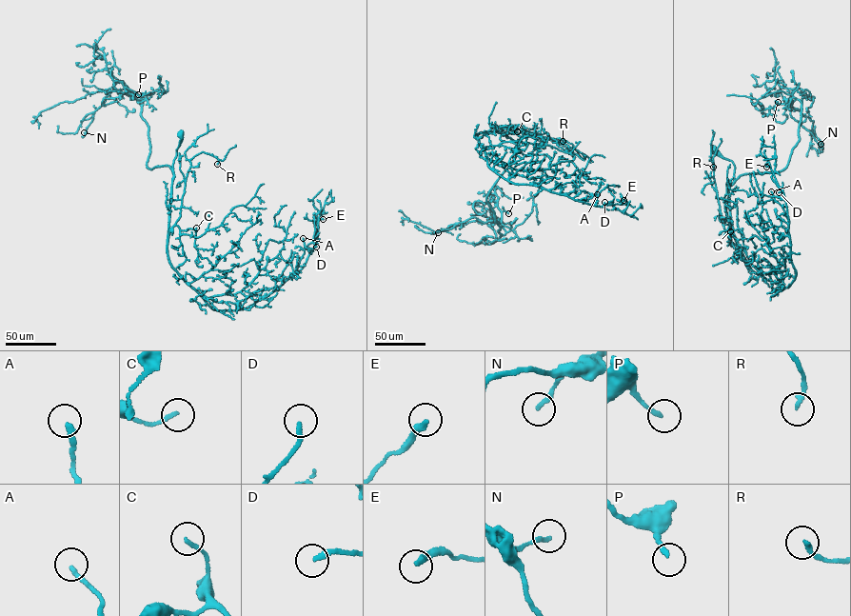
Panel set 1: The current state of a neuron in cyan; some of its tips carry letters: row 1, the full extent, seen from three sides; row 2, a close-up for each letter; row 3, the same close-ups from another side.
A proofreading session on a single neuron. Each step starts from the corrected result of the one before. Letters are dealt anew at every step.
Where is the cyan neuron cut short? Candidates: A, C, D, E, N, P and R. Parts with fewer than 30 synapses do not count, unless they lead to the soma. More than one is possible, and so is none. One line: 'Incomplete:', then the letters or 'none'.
Incomplete: A, C

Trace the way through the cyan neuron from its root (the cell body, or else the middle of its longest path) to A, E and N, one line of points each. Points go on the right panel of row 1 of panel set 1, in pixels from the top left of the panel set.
A: (713, 149), (734, 166), (730, 220), (742, 257), (753, 271), (787, 287), (796, 272), (788, 220), (771, 191)
E: (713, 149), (734, 166), (730, 220), (742, 257), (753, 271), (787, 287), (796, 272), (786, 205), (766, 167)
N: (713, 149), (733, 162), (735, 180), (783, 169), (799, 140), (803, 91), (797, 87), (791, 116), (821, 144)

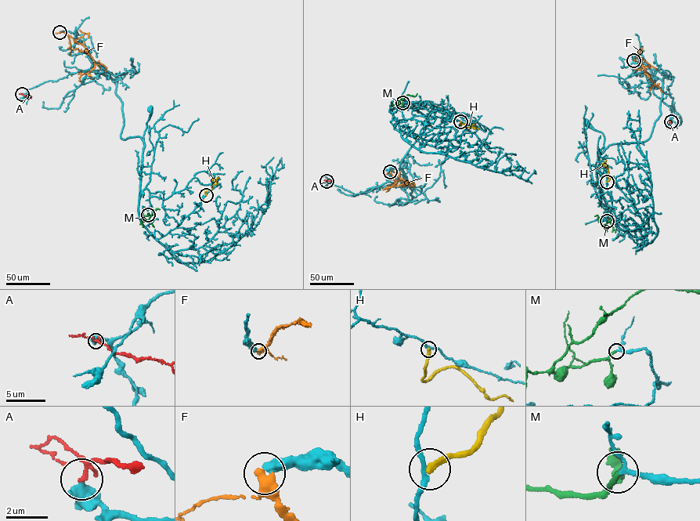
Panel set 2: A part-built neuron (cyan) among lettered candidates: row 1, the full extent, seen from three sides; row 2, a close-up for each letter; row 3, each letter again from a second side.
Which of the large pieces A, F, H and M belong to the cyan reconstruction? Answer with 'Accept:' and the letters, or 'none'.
Accept: M

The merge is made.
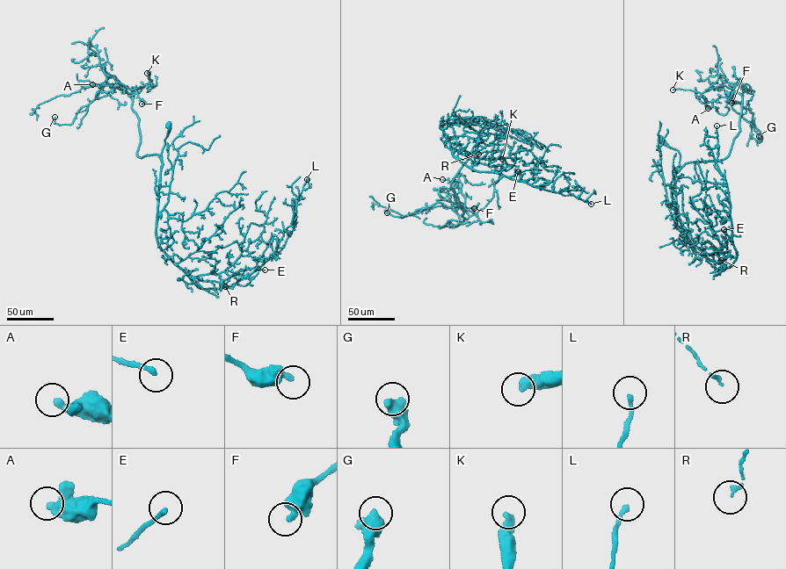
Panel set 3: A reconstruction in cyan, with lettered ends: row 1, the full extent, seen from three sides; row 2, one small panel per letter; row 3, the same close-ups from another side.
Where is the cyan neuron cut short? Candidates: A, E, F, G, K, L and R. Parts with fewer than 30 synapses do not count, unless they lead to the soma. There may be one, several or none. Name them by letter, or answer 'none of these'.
none of these

